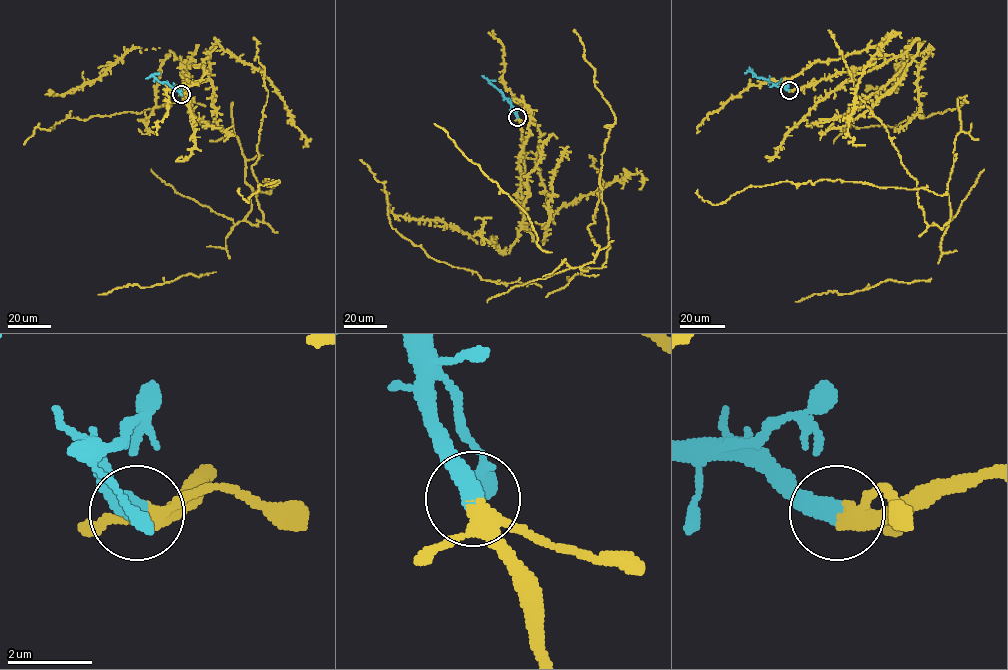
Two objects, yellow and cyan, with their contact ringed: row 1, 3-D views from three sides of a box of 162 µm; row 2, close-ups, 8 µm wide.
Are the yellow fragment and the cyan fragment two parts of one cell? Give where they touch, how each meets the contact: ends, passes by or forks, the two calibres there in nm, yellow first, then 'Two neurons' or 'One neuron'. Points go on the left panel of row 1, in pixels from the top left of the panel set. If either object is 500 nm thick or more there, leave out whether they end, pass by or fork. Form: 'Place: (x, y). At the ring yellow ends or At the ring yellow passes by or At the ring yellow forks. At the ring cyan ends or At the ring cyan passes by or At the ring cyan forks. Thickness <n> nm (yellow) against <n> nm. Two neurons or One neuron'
Place: (181, 94). At the ring yellow forks. At the ring cyan ends. Thickness 280 nm (yellow) against 480 nm. One neuron

